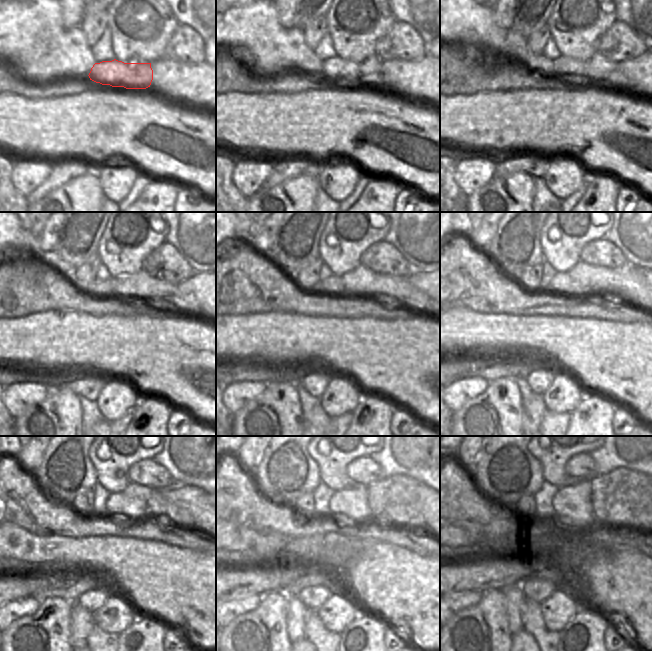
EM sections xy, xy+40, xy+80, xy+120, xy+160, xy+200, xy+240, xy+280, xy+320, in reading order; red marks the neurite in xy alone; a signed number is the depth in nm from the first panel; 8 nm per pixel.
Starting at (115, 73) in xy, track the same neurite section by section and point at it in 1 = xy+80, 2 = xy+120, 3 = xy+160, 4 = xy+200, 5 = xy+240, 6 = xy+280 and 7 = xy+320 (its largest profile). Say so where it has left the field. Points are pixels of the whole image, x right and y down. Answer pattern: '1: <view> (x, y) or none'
1: xy+80 (597, 68)
2: xy+120 (141, 285)
3: xy+160 (361, 279)
4: xy+200 (627, 283)
5: xy+240 (180, 505)
6: xy+280 (397, 501)
7: xy+320 (623, 500)

